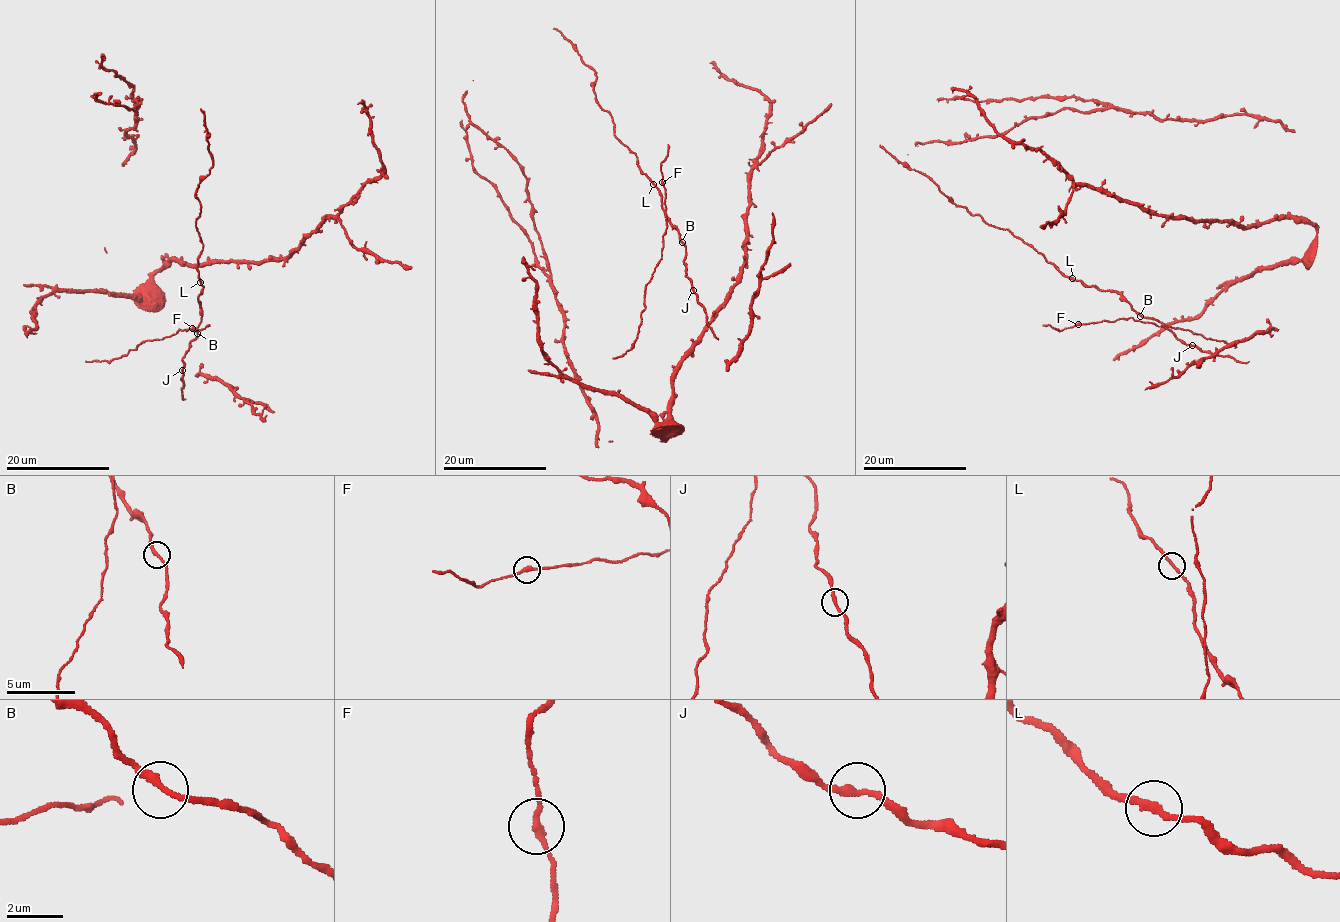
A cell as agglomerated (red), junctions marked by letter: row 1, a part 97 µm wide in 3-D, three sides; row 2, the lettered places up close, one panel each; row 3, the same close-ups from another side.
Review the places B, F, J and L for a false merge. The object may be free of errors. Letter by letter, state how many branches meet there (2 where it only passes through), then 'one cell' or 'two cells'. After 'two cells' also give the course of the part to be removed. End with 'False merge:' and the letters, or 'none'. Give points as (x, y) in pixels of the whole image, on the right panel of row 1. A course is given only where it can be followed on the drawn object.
B: 2 | one cell
F: 2 | one cell
J: 2 | one cell
L: 2 | one cell
False merge: none

